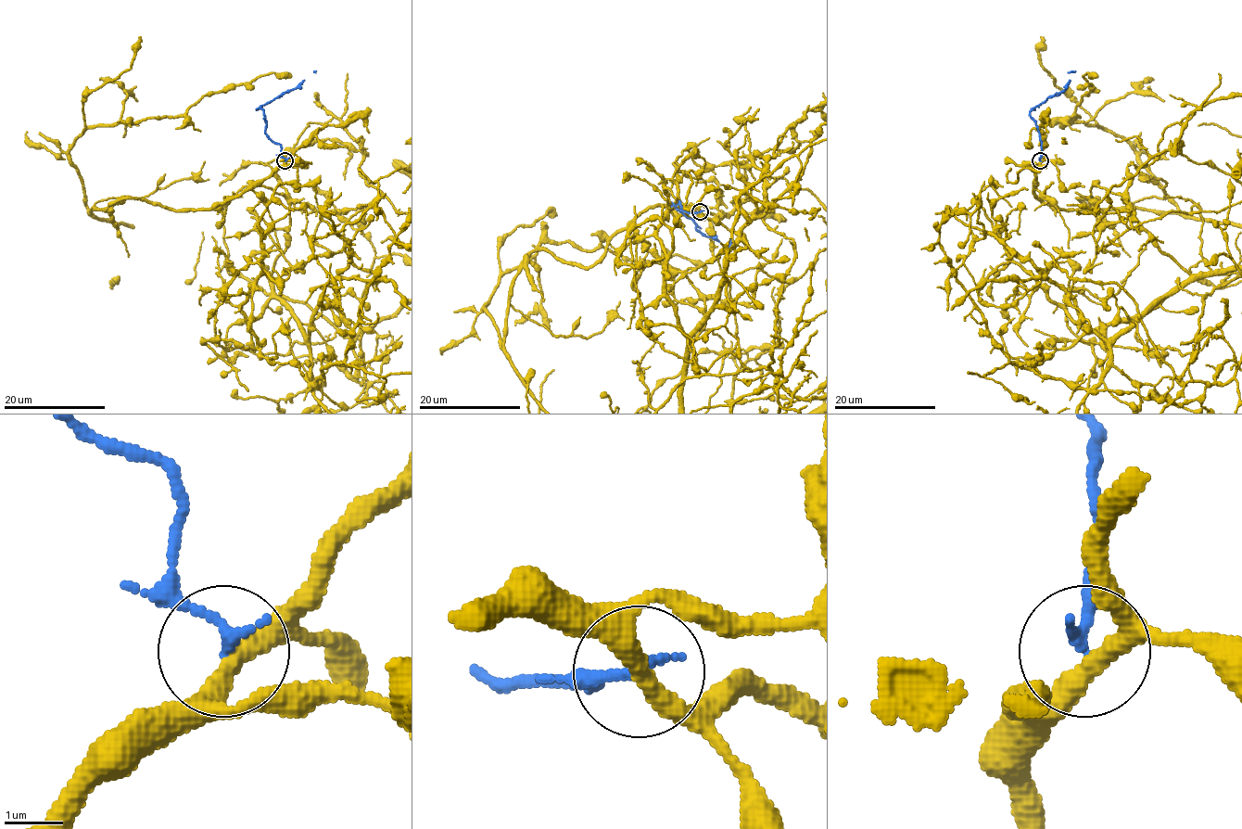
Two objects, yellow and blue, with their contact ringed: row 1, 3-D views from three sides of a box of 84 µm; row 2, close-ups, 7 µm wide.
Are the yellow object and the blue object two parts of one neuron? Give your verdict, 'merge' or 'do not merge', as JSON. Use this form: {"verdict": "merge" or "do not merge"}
{"verdict": "do not merge"}

